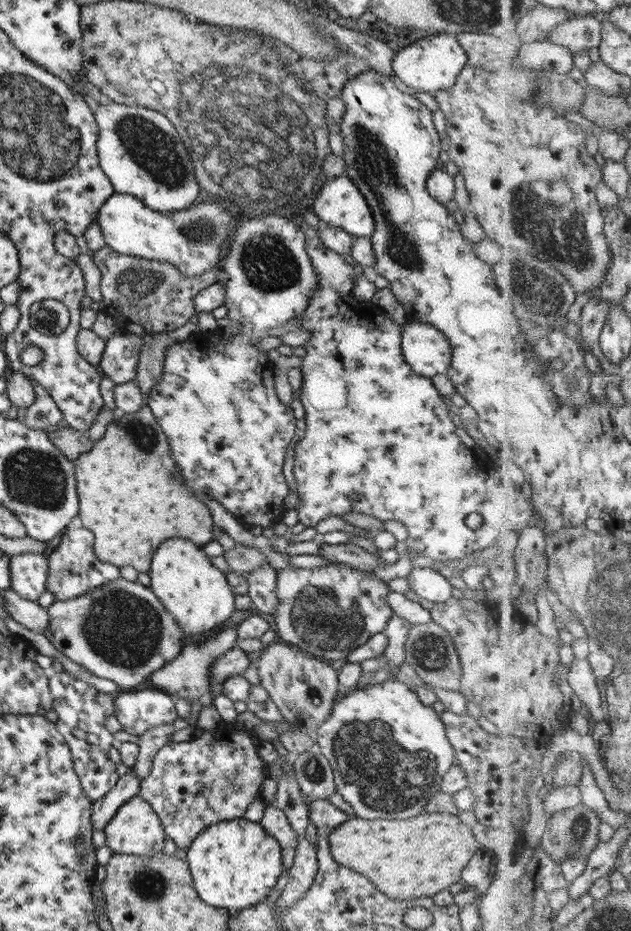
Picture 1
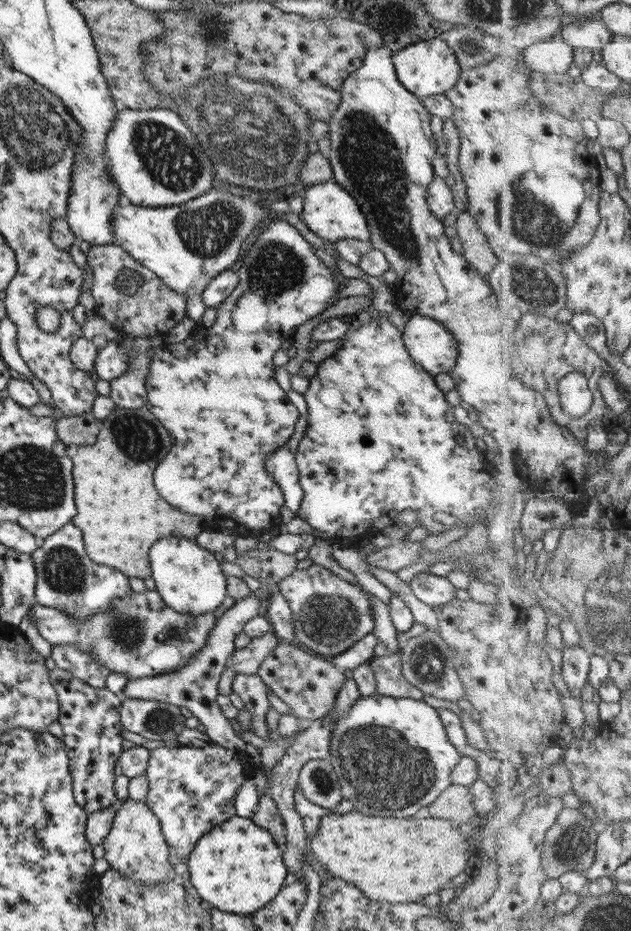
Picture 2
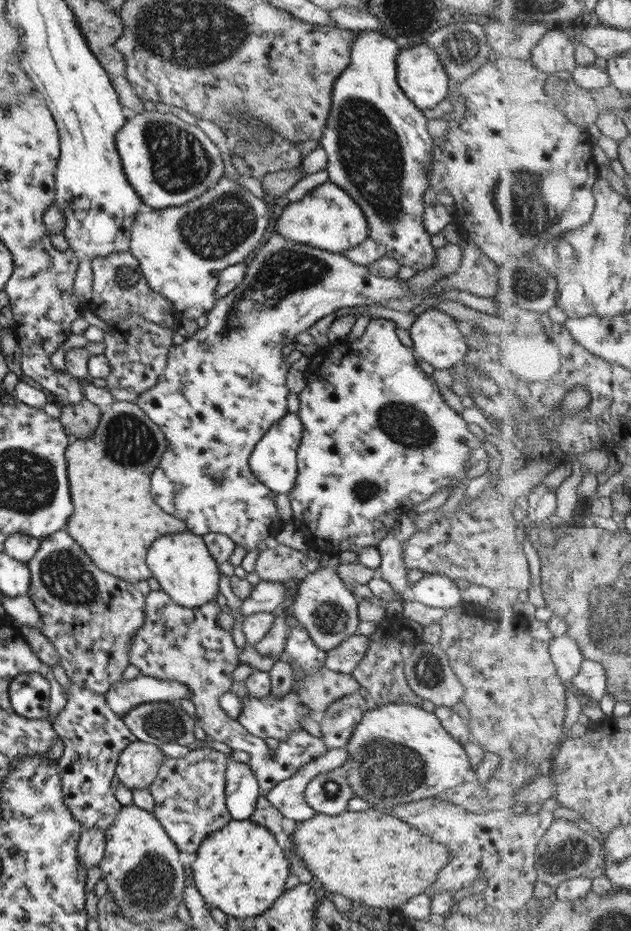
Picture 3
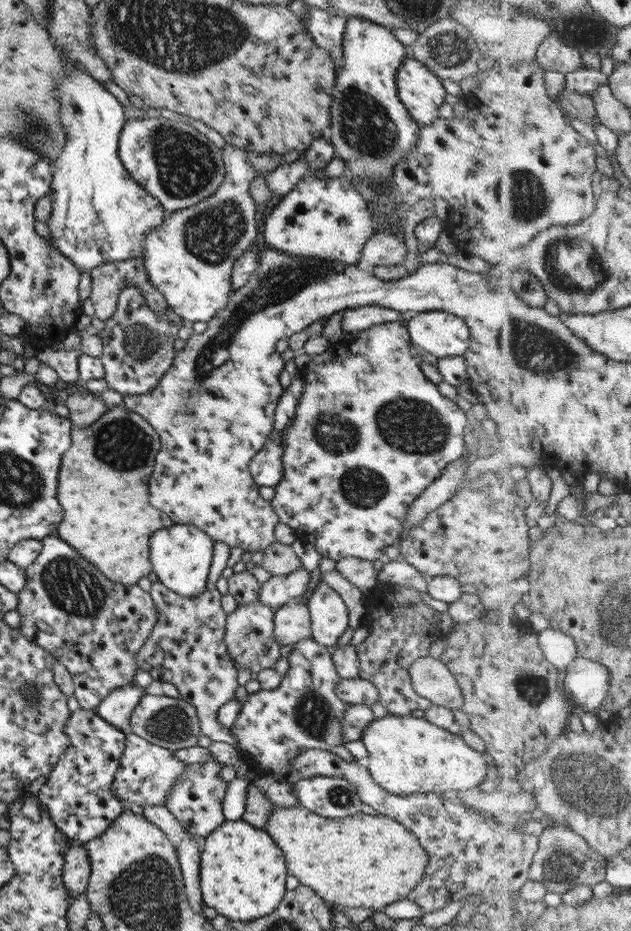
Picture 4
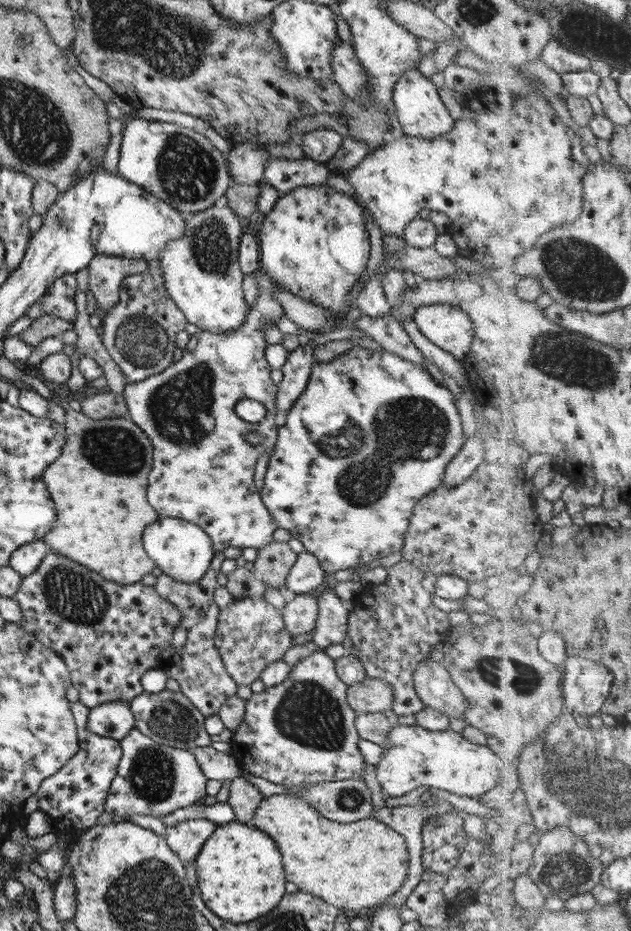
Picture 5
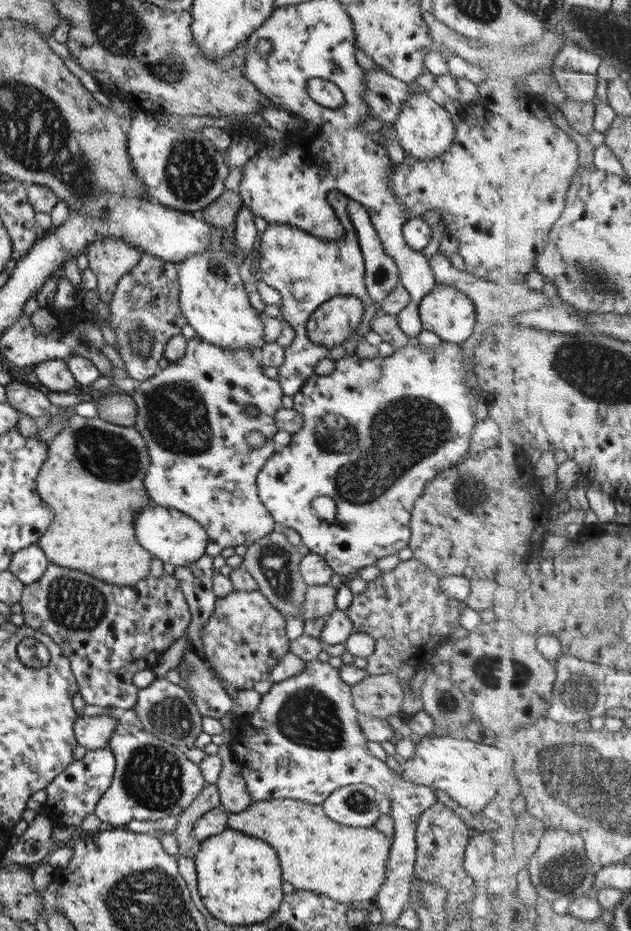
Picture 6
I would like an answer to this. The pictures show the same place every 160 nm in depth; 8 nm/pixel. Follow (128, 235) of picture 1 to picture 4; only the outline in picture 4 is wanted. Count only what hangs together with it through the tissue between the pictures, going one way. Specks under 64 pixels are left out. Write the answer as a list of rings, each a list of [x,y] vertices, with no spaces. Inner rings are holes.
[[[225,144],[220,150],[224,164],[224,176],[221,185],[211,196],[187,209],[166,212],[163,223],[155,230],[150,230],[141,243],[141,258],[147,278],[164,296],[167,307],[185,323],[211,321],[217,312],[227,306],[232,295],[231,269],[236,258],[254,246],[257,234],[255,226],[255,201],[249,194],[249,184],[257,175],[250,167],[247,153],[243,149]]]

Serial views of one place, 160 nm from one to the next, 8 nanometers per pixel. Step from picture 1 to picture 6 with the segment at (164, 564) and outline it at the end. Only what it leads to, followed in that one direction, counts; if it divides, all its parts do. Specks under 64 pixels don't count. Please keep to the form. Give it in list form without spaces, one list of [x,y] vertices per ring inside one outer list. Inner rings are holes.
[[[149,500],[149,504],[139,509],[133,520],[133,530],[137,542],[155,559],[168,562],[176,566],[193,562],[202,557],[207,548],[208,538],[203,527],[191,517]]]

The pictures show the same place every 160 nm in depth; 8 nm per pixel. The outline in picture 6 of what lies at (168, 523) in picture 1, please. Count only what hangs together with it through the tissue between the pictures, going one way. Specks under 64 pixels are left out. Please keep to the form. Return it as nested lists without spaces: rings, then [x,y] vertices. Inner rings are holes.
[[[73,413],[66,421],[65,426],[48,442],[48,446],[49,450],[47,450],[47,453],[49,454],[41,463],[34,486],[38,498],[47,504],[51,508],[51,512],[53,512],[53,520],[49,522],[47,532],[44,532],[35,542],[44,552],[47,562],[57,566],[65,566],[65,568],[73,568],[73,570],[79,570],[79,572],[85,572],[85,574],[89,574],[89,576],[97,580],[117,586],[133,586],[141,579],[146,579],[150,571],[150,560],[153,557],[137,542],[136,536],[133,534],[133,526],[131,526],[133,512],[149,504],[148,494],[142,483],[146,468],[149,465],[149,456],[148,449],[141,435],[133,427],[117,426],[97,417],[85,418]]]

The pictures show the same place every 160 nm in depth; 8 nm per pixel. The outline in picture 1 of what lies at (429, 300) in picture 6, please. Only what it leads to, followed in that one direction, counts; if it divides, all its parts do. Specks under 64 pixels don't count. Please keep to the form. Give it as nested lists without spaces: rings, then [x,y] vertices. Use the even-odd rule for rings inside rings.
[[[406,322],[400,332],[400,349],[411,370],[425,378],[445,373],[452,357],[449,341],[429,324]]]

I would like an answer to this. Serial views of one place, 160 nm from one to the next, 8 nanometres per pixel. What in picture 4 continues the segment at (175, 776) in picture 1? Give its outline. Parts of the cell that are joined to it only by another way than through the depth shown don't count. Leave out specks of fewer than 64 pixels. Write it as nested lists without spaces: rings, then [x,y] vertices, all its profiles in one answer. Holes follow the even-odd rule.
[[[213,757],[205,762],[186,765],[184,774],[169,789],[163,806],[167,809],[194,837],[206,837],[223,821],[221,802],[224,798],[227,782],[219,779],[217,772],[223,765]]]

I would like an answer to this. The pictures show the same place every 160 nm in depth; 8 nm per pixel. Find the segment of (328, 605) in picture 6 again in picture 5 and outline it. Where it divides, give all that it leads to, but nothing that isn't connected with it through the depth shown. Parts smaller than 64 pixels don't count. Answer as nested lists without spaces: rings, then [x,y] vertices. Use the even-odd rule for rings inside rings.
[[[296,594],[280,610],[285,630],[292,638],[296,634],[311,632],[317,618],[318,600],[311,594]]]

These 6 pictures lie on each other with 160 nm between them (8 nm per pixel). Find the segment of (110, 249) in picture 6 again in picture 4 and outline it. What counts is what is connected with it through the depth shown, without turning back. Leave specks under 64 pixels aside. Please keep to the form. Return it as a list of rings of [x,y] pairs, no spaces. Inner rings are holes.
[[[141,257],[131,258],[124,261],[111,261],[98,264],[88,272],[90,276],[90,295],[88,299],[92,302],[93,318],[105,321],[113,315],[114,308],[118,299],[120,290],[126,286],[135,285],[142,294],[144,301],[148,304],[149,310],[153,314],[163,314],[168,309],[164,296],[151,284],[147,278],[144,267],[144,260]]]

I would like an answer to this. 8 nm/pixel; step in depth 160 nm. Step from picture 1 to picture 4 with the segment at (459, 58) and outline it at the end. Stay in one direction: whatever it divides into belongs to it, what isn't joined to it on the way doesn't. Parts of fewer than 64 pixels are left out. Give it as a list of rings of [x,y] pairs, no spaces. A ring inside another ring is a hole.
[[[405,58],[397,69],[396,91],[409,116],[420,127],[437,123],[437,108],[449,100],[440,80],[418,60]]]

